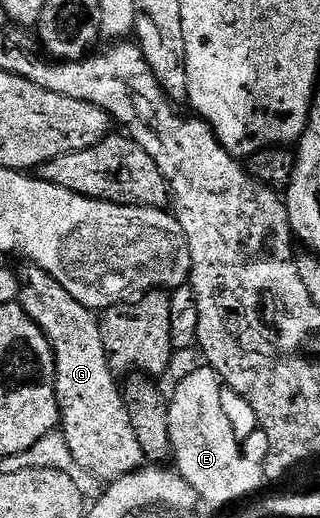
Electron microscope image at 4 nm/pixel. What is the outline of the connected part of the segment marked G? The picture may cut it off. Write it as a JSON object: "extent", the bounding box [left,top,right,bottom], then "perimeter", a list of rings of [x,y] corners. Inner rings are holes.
{"extent":[19,266,146,482],"perimeter":[[[29,266],[26,269],[26,272],[22,271],[19,276],[19,303],[25,309],[25,313],[41,327],[53,347],[53,357],[57,363],[57,405],[61,411],[60,427],[63,429],[67,446],[70,447],[70,453],[78,469],[91,473],[101,482],[119,481],[142,467],[146,463],[146,456],[140,449],[134,427],[131,426],[131,418],[128,417],[125,397],[119,387],[118,377],[109,368],[109,356],[103,346],[98,317],[90,309],[75,302],[75,298],[71,298],[71,294],[67,294],[67,290],[63,290],[63,286],[59,286],[59,282],[55,282],[55,278],[51,278],[42,268]]]}

